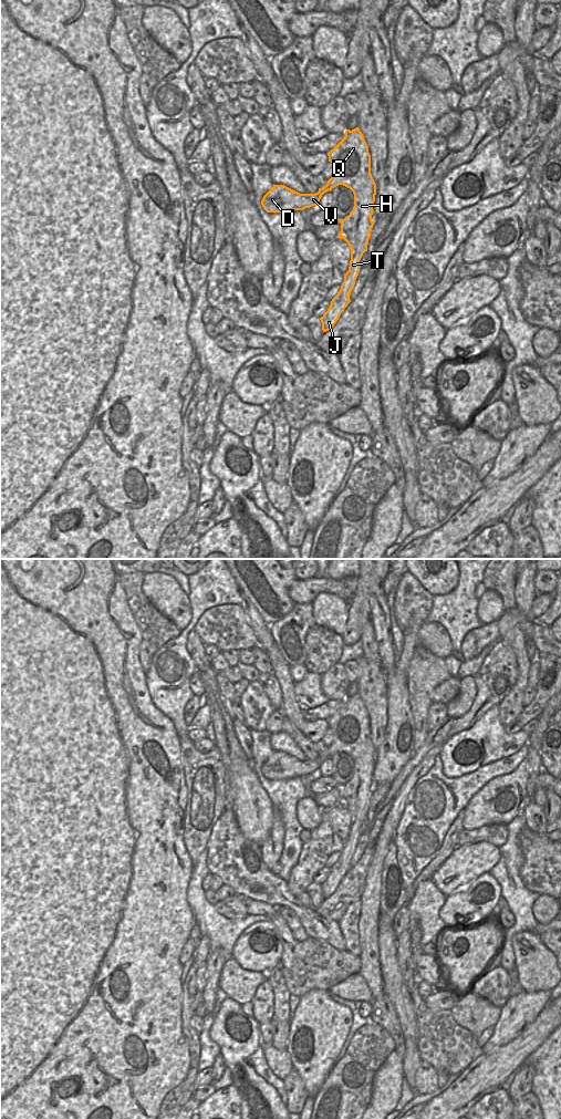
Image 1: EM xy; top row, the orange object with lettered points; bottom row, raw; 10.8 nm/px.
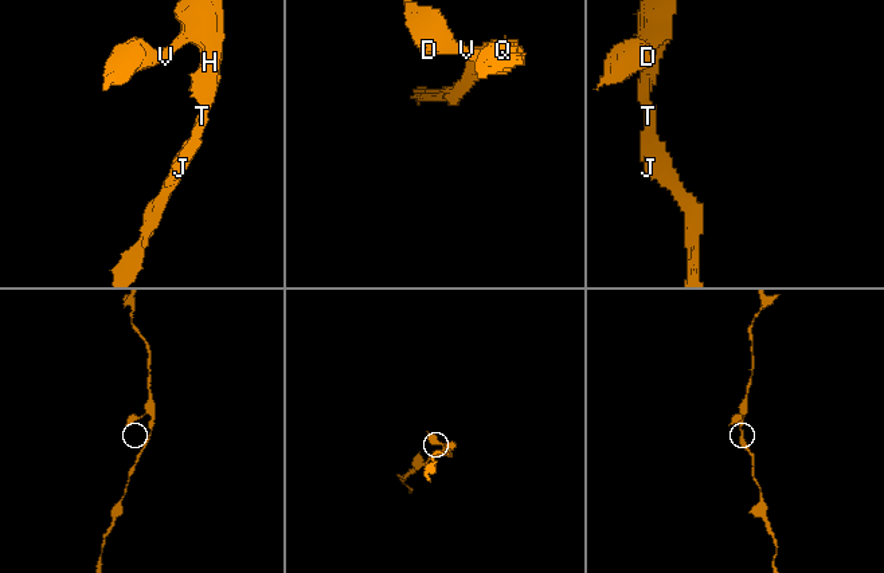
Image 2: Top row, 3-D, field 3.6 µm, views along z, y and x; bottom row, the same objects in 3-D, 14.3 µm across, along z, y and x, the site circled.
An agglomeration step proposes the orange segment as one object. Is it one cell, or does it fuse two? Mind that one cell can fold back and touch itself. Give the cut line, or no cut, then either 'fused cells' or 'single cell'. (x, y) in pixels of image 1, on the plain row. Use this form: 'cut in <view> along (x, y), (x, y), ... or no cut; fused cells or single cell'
no cut; single cell

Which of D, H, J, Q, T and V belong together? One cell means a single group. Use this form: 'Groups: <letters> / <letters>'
Groups: D H J Q T V.

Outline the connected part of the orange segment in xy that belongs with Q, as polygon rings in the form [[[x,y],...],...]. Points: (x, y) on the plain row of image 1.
[[[359,694],[345,697],[344,705],[328,719],[333,731],[333,742],[326,752],[315,760],[300,760],[284,752],[273,752],[263,763],[261,771],[267,779],[291,779],[318,773],[322,761],[343,752],[354,760],[353,777],[341,789],[337,805],[344,806],[351,815],[349,838],[328,878],[320,884],[323,899],[334,893],[341,880],[351,869],[350,861],[360,838],[360,827],[367,818],[368,806],[374,792],[372,787],[376,750],[371,740],[368,713]]]

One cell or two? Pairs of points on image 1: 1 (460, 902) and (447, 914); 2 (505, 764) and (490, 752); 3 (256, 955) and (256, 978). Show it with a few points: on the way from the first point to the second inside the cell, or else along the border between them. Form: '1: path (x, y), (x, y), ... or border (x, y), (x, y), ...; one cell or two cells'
1: path (457, 905), (450, 912); one cell
2: border (522, 745), (517, 752), (480, 765), (476, 769); two cells
3: border (232, 959), (243, 969), (266, 973); two cells

